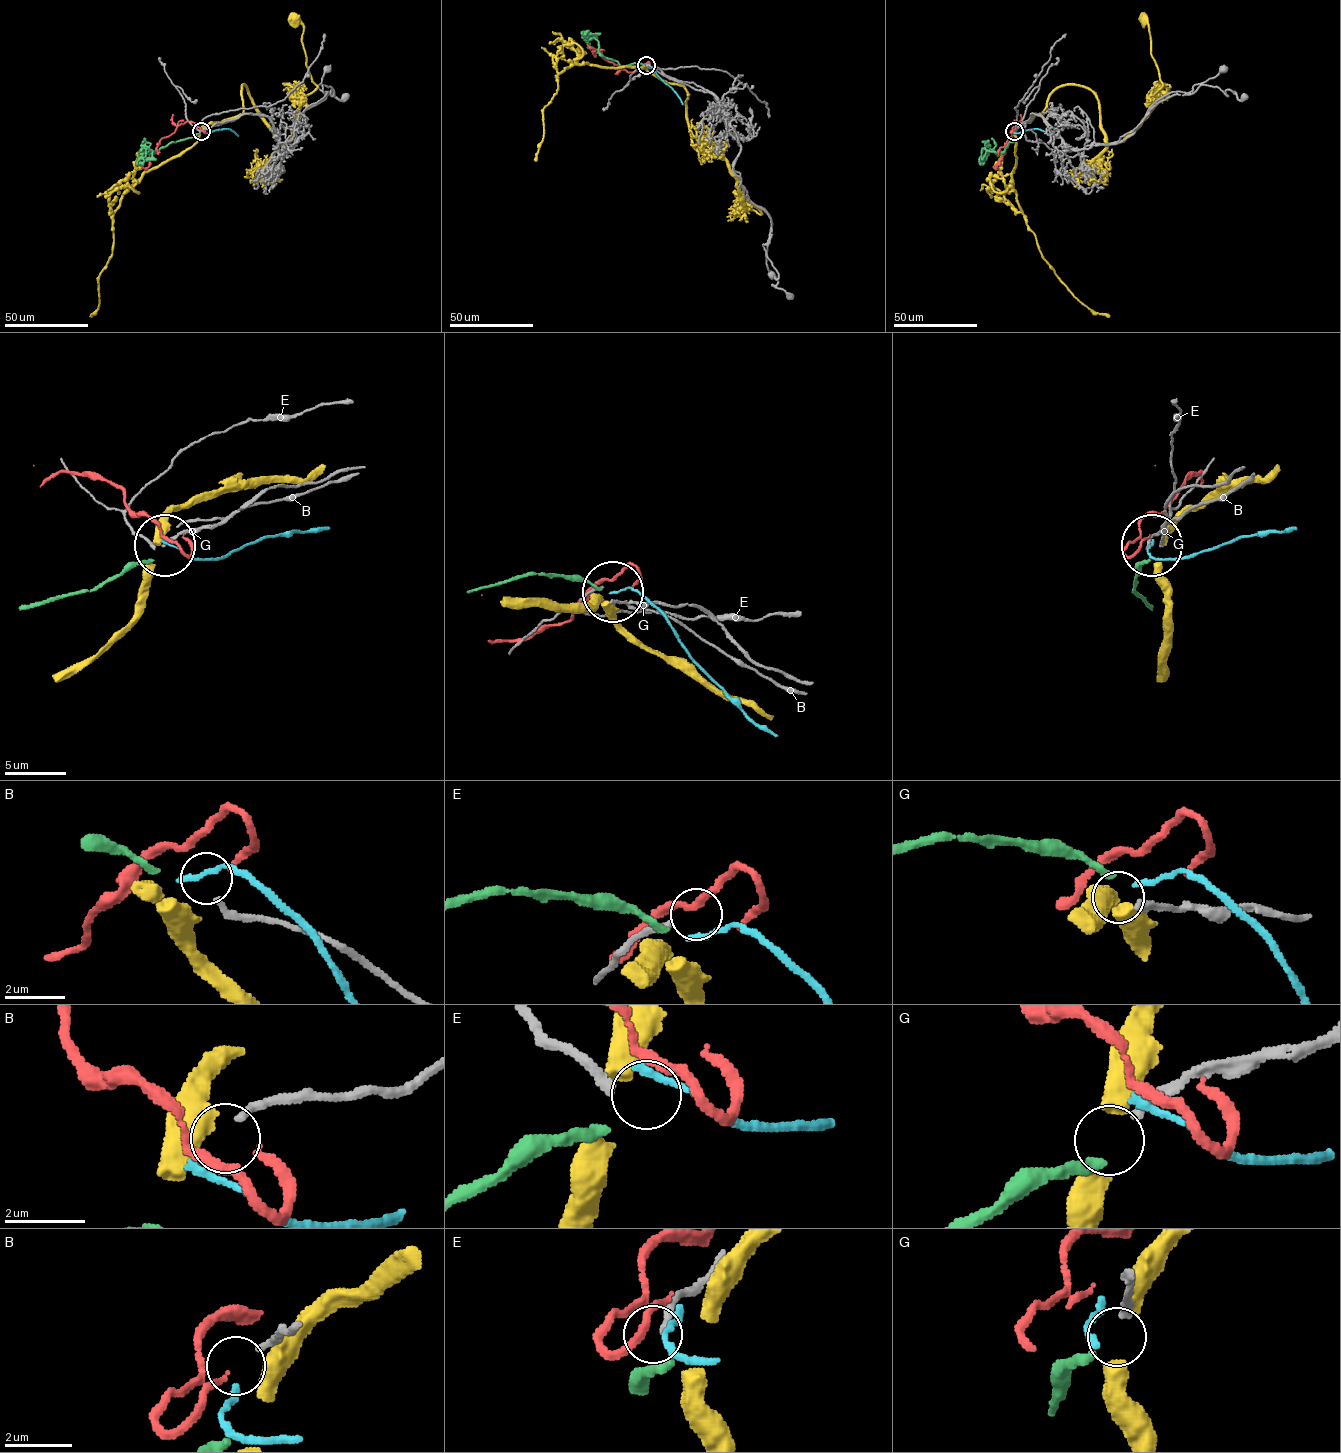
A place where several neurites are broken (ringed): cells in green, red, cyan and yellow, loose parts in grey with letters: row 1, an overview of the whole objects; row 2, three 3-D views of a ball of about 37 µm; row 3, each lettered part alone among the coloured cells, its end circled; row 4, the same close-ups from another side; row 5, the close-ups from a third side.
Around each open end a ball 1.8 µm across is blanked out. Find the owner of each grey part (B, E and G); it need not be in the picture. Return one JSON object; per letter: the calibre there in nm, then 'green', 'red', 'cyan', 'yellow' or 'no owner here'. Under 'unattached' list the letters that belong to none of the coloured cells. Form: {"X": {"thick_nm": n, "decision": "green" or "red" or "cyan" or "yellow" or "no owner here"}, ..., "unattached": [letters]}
{"B": {"thick_nm": 200, "decision": "red"}, "E": {"thick_nm": 240, "decision": "no owner here"}, "G": {"thick_nm": 200, "decision": "green"}, "unattached": ["E"]}

